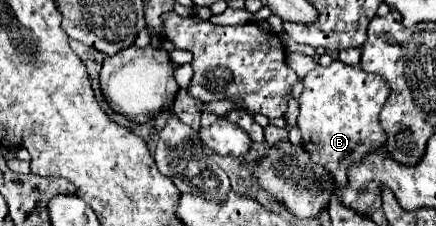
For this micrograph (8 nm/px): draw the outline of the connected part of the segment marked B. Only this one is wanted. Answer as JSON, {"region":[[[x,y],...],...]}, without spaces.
{"region":[[[339,59],[329,67],[317,65],[303,77],[303,85],[297,119],[303,133],[303,149],[313,163],[327,169],[335,187],[347,187],[349,167],[385,145],[387,135],[379,125],[379,111],[389,97],[389,85],[381,75],[365,73],[359,65],[351,67]]]}

